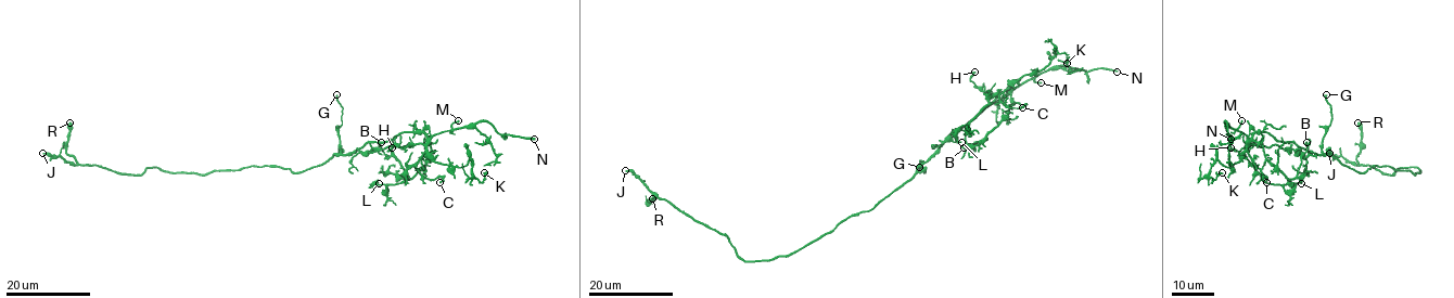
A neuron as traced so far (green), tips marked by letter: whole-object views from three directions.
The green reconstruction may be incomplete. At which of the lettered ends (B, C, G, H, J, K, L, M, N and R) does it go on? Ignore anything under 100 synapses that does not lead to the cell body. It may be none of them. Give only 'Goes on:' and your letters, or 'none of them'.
Goes on: N

